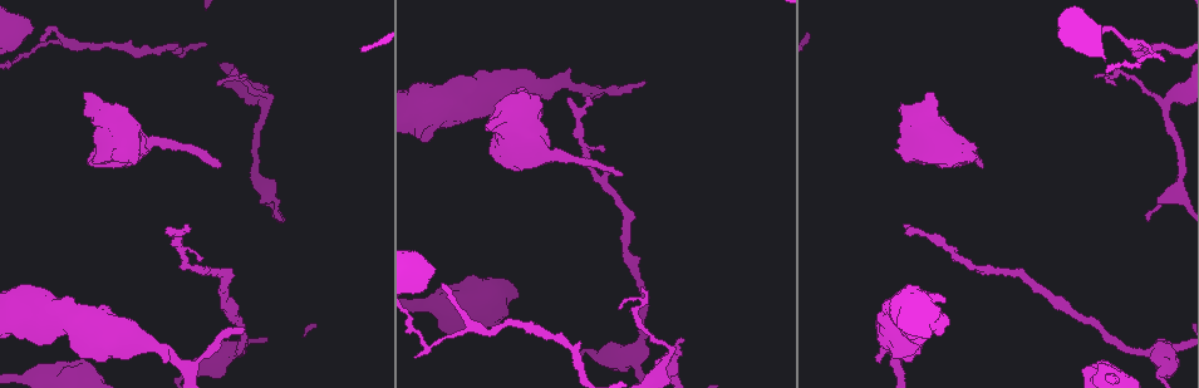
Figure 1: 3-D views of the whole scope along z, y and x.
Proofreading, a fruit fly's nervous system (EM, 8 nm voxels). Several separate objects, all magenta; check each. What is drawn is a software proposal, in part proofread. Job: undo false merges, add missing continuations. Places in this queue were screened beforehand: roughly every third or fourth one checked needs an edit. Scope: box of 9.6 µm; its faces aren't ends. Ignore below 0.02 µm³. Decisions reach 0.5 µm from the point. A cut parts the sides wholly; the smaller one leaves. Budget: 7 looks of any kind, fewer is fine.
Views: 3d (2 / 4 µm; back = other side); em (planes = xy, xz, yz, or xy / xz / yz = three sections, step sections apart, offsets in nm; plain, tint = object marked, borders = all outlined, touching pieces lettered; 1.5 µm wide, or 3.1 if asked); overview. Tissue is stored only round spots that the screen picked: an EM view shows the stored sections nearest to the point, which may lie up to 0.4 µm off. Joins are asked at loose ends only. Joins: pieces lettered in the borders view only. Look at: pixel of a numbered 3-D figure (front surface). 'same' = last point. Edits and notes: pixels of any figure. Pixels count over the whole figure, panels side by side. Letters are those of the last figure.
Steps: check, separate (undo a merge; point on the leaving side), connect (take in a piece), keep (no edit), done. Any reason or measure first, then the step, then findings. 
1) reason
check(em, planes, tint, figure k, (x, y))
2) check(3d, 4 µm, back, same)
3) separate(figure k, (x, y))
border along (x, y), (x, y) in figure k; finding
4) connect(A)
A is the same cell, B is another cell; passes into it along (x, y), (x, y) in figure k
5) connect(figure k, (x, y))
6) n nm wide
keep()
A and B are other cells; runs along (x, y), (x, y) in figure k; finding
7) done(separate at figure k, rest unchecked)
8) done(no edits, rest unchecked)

check(em, xy, step 8, borders, figure 1, (1165, 366))

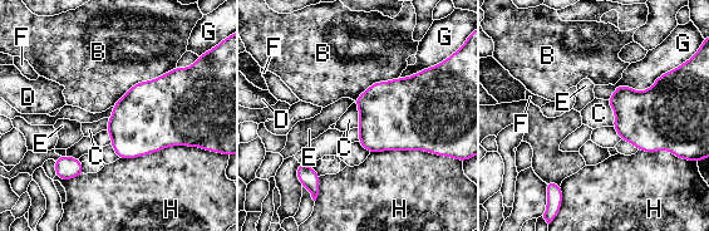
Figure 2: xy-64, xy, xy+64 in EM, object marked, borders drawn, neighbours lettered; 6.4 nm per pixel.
another direction
check(em, planes, borders, same)

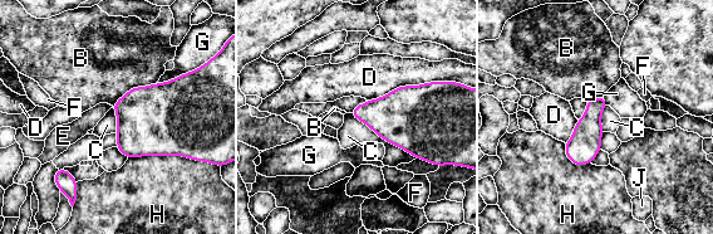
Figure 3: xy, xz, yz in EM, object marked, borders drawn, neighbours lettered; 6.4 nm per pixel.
D touches over 700 nm
keep()
B, C, D, E, F, G, H and J are other cells; border along (349, 113), (388, 142), (416, 157) in figure 3; one neuron here

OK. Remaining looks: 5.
an open end
check(3d, 4 µm, figure 1, (167, 361))

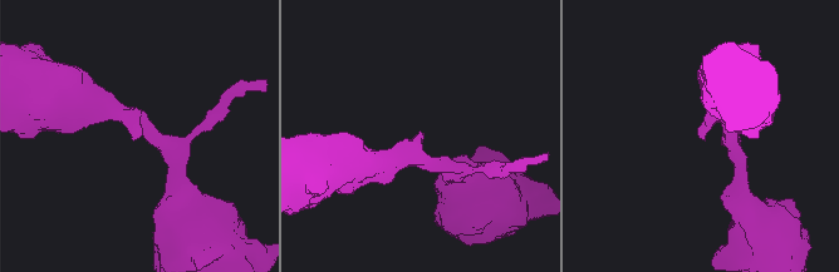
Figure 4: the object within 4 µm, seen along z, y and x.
need the tissue
check(em, planes, borders, figure 4, (701, 138))

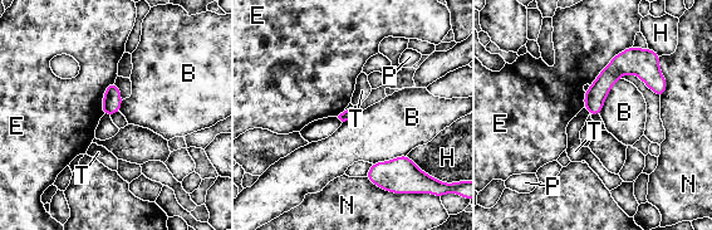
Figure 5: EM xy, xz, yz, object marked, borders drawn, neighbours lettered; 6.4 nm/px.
keep()
B, E, H, N, P and T are other cells; runs along (633, 50), (597, 92), (594, 112) in figure 5; none of them fits

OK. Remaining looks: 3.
an open end
check(em, xz, step 4, borders, figure 1, (619, 174))

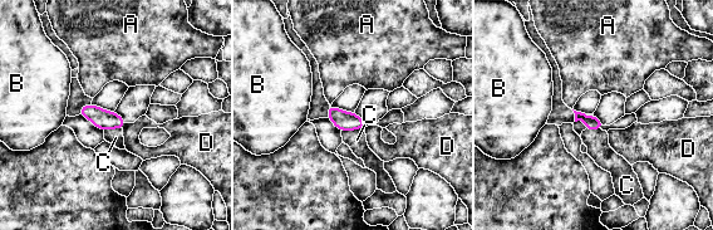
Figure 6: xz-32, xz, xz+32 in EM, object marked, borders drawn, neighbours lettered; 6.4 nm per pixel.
check(em, planes, borders, same)

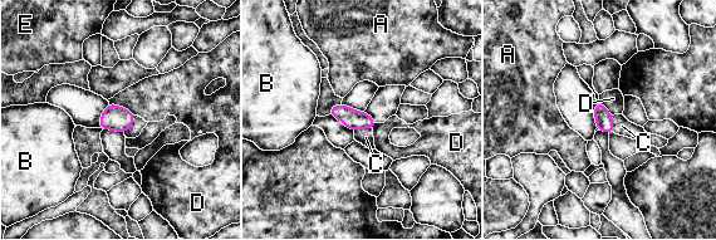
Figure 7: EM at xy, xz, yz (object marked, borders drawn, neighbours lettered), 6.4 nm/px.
connect(C)
C is the same cell, A, B, D and E are other cells; it goes on there

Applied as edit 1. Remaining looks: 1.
done(connect at figure 7, rest unchecked)

